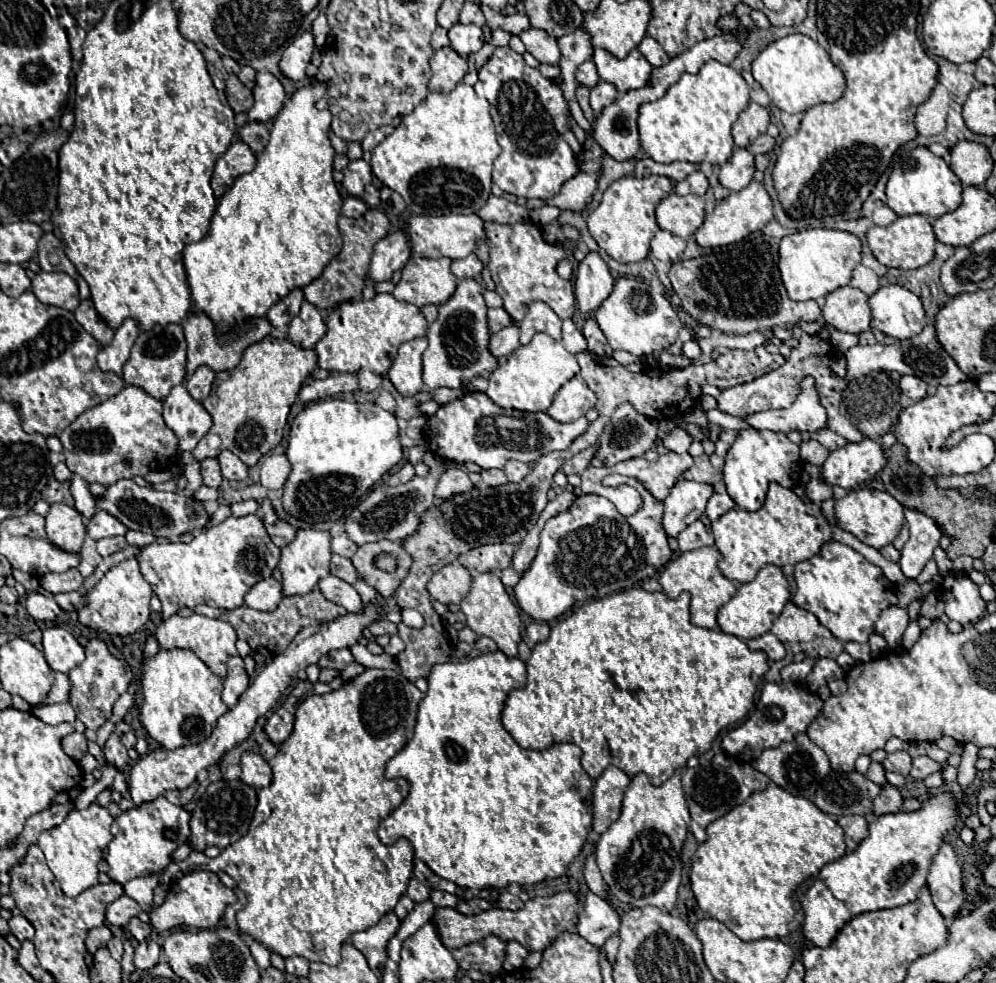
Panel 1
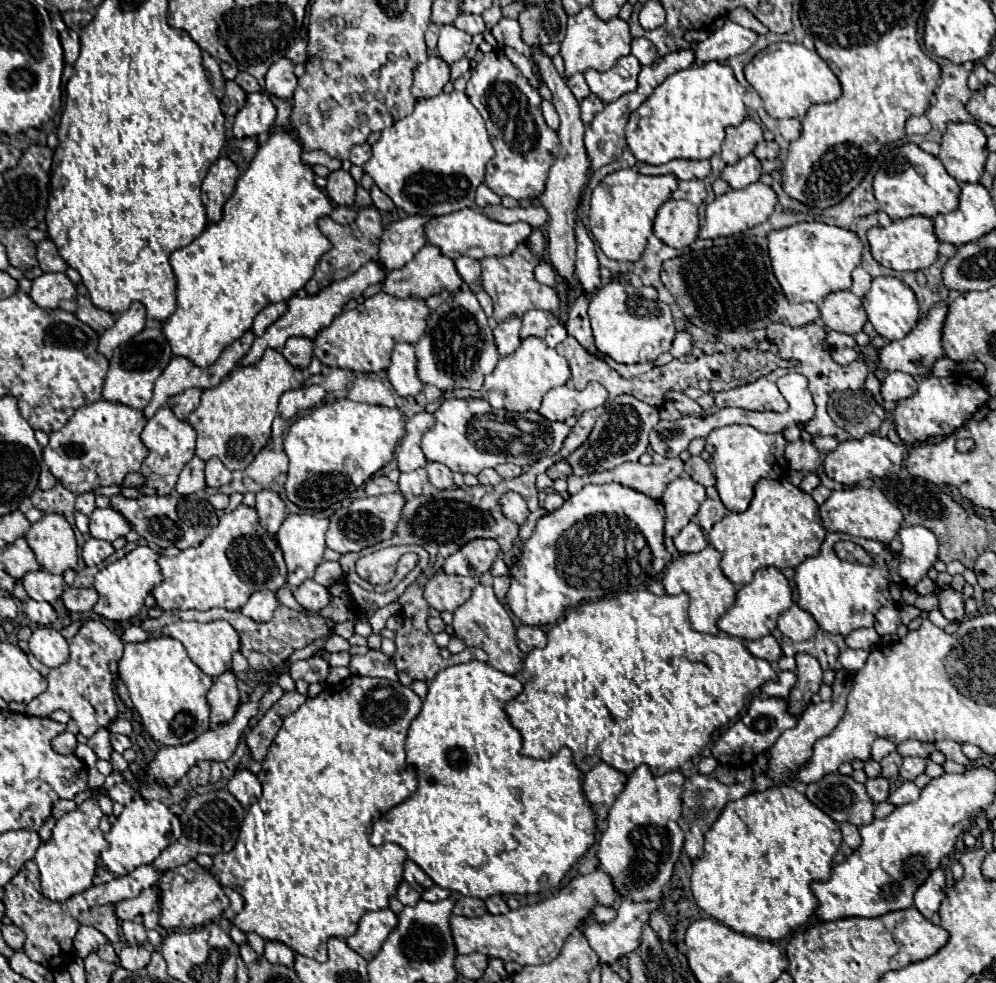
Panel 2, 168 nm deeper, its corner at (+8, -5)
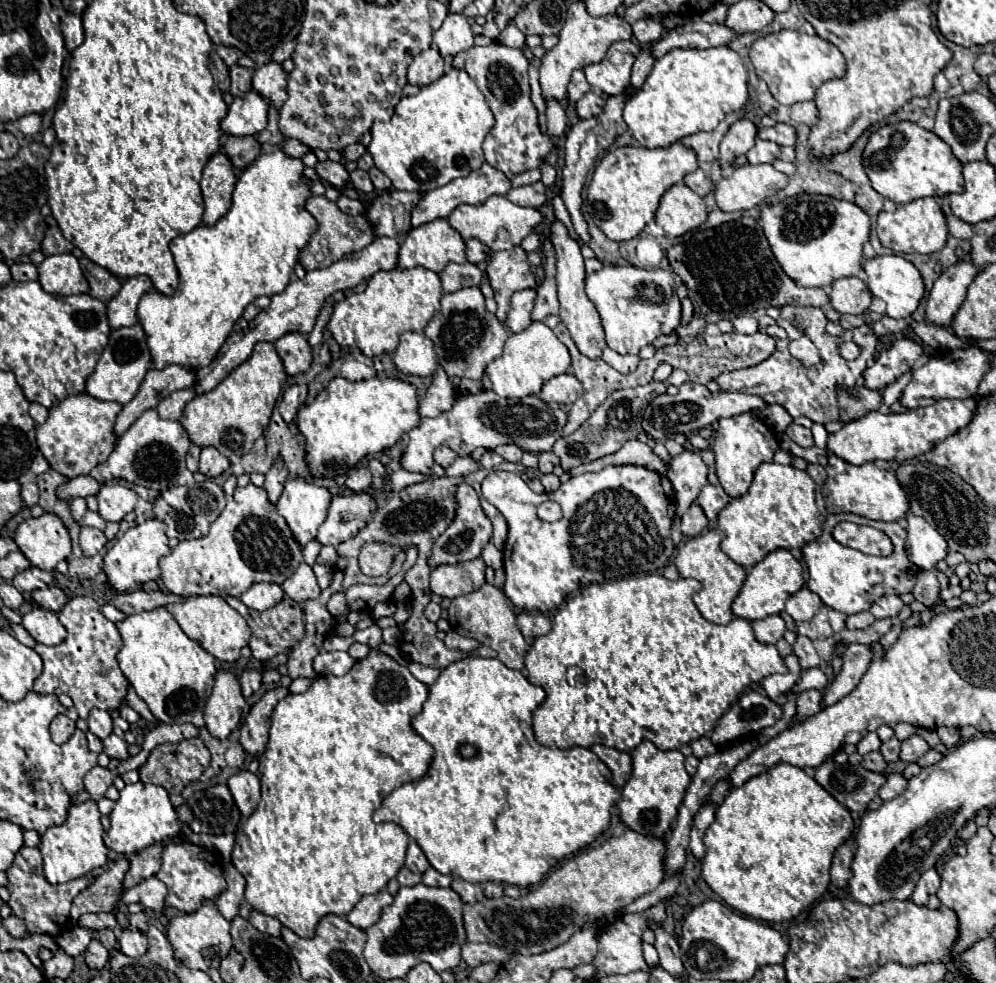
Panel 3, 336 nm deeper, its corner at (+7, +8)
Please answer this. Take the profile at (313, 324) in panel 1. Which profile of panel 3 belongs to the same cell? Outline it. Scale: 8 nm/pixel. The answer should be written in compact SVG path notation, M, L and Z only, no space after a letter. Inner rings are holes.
M288 333L280 337L274 343L278 357L284 365L284 371L288 375L302 375L312 365L312 347L308 345L308 339L300 333Z

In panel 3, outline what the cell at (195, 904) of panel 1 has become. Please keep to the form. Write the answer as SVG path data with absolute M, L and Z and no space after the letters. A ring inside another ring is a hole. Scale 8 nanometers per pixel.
M180 841L180 843L166 843L162 847L162 867L156 873L156 877L166 883L168 887L168 905L176 907L180 911L196 911L196 907L200 907L200 903L204 899L216 899L216 895L220 895L226 887L224 875L222 875L222 867L220 861L204 847L192 845L188 841Z

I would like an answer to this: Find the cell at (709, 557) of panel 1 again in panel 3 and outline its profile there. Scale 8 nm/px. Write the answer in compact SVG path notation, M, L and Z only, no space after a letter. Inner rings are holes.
M704 531L698 537L692 537L688 541L684 541L678 547L676 553L676 567L680 571L682 577L692 577L696 581L700 581L704 587L700 593L694 595L694 603L698 607L698 611L712 623L720 623L726 625L732 621L734 613L732 613L732 601L736 599L744 579L746 579L746 569L738 563L734 563L722 549L720 549L720 541L722 535L718 531Z

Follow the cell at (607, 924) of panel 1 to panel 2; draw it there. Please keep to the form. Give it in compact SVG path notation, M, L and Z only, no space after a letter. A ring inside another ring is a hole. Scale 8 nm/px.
M621 902L617 908L617 918L609 924L599 924L589 920L583 926L583 934L589 946L597 952L603 964L613 964L621 954L627 954L637 948L639 932L647 924L647 904Z

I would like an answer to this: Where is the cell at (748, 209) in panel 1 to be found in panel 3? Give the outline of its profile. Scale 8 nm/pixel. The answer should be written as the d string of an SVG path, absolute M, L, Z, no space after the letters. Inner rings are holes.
M742 165L742 167L734 167L730 177L716 183L714 195L722 211L742 211L742 209L756 207L762 199L772 197L786 185L788 185L788 175L776 171L772 165Z

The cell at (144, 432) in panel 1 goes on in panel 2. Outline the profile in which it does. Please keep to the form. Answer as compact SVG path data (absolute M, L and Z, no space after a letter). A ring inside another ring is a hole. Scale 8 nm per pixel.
M99 400L83 406L57 432L49 434L49 444L43 450L43 460L53 476L71 492L83 494L95 488L123 484L129 472L137 472L149 450L141 440L147 418L143 410L119 402Z

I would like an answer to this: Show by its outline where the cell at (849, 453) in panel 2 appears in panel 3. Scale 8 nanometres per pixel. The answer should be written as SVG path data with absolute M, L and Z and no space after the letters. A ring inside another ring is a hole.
M940 399L934 405L918 407L902 413L880 413L872 411L856 421L846 423L840 431L832 433L828 439L828 449L852 465L862 465L866 461L898 461L904 463L906 459L914 459L930 449L936 443L944 441L948 435L956 433L958 429L966 427L974 413L976 413L978 399Z

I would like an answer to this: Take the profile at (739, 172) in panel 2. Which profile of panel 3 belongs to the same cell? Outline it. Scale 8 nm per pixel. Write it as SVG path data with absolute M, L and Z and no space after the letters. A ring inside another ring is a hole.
M756 139L756 145L746 153L748 163L758 165L758 163L774 163L780 155L780 145L764 139Z

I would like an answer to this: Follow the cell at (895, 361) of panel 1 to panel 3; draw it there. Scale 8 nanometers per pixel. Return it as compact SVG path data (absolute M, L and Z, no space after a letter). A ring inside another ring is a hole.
M958 261L952 267L948 267L934 283L928 307L926 307L926 319L934 325L950 325L952 317L960 309L962 301L966 299L968 285L974 281L974 277L980 273L980 267L972 261Z

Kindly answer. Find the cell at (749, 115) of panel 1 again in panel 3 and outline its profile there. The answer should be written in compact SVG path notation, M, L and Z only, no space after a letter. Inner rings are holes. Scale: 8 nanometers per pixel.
M748 117L732 123L728 133L724 135L724 139L720 143L720 155L718 155L720 165L722 167L732 167L736 157L748 153L754 147L756 131L758 131L758 127Z

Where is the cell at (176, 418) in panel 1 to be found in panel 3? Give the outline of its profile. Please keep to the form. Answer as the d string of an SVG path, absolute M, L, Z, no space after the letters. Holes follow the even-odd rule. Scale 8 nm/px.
M146 411L144 415L140 415L140 419L136 419L136 423L132 423L132 427L118 439L114 451L110 453L110 457L104 463L98 463L90 475L104 483L104 481L128 481L134 485L142 485L142 487L150 487L156 491L164 491L168 487L176 487L176 485L186 485L192 487L194 477L192 473L186 469L186 453L190 447L190 439L184 431L184 427L178 421L164 421L156 415L156 411Z

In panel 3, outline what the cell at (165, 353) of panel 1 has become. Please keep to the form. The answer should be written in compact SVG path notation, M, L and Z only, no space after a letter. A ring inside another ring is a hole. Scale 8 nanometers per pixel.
M132 325L132 327L120 327L116 331L110 333L110 341L104 349L104 353L100 355L100 361L94 367L94 373L86 379L86 389L84 393L100 399L100 401L116 401L116 403L128 403L140 383L144 381L144 375L150 369L150 351L146 347L146 339L144 339L144 331L140 325Z

